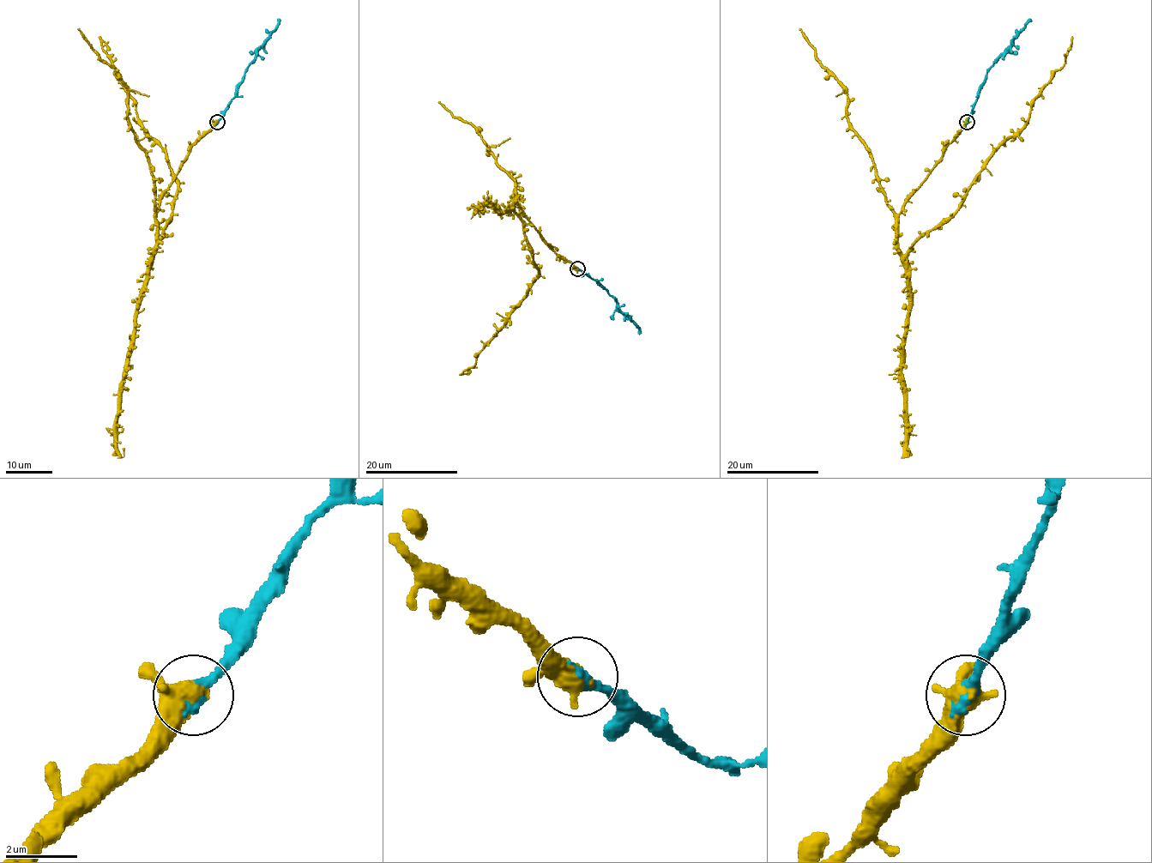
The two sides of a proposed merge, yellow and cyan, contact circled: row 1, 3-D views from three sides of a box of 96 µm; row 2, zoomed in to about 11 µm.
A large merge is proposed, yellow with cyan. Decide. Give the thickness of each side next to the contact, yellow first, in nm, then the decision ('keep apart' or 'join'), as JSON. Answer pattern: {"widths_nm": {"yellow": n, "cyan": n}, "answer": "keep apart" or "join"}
{"widths_nm": {"yellow": 500, "cyan": 440}, "answer": "join"}

